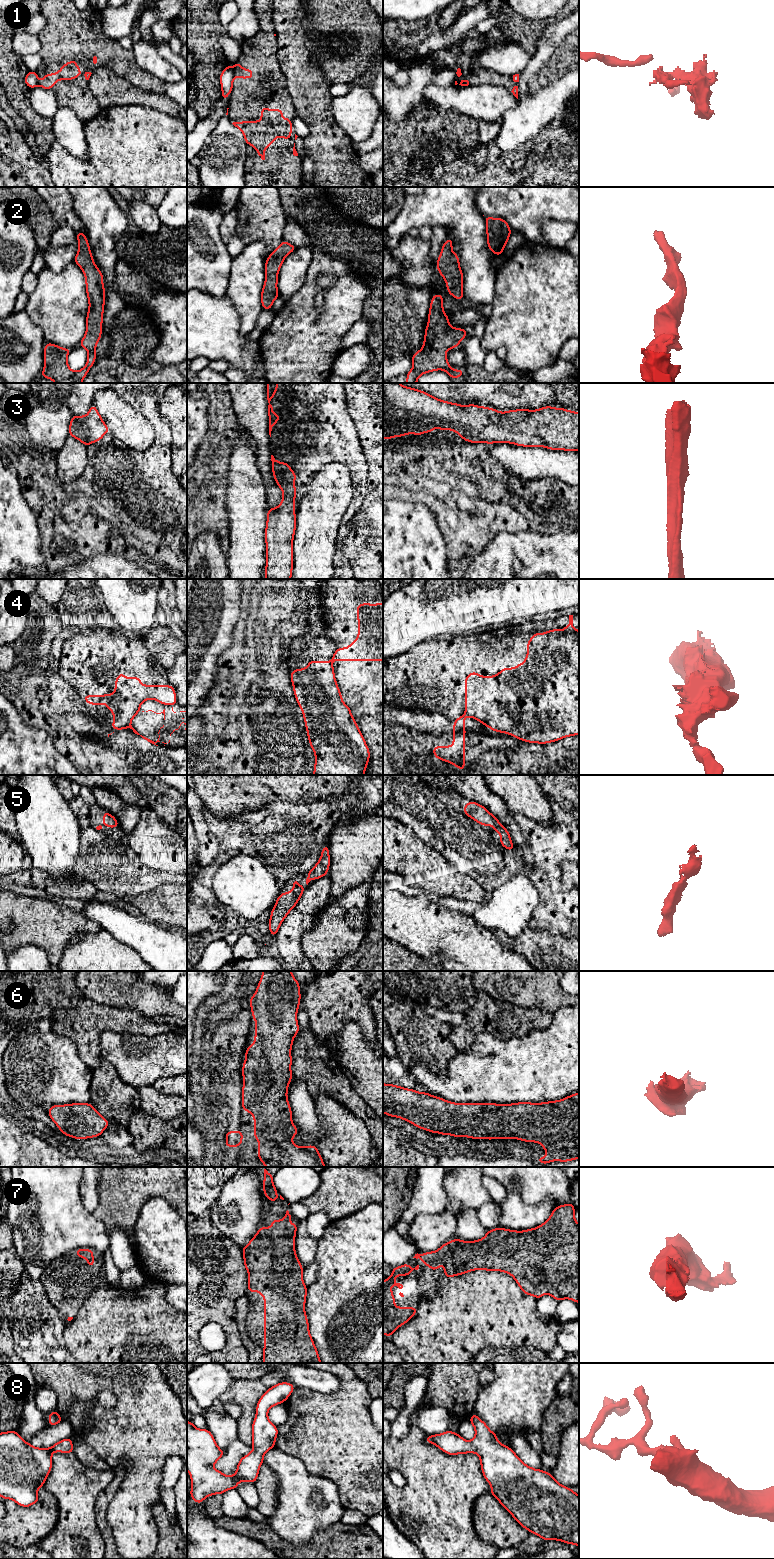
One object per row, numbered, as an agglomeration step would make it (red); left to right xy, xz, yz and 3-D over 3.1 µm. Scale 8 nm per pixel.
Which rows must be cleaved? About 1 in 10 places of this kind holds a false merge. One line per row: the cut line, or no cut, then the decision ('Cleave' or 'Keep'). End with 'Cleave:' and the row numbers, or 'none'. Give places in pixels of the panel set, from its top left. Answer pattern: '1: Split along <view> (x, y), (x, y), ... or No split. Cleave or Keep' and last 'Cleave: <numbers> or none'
1: Split along xz (233, 69), (234, 76). Cleave
2: No split. Keep
3: No split. Keep
4: Split along xy (130, 724), (127, 727). Cleave
5: No split. Keep
6: No split. Keep
7: No split. Keep
8: No split. Keep
Cleave: 1, 4

